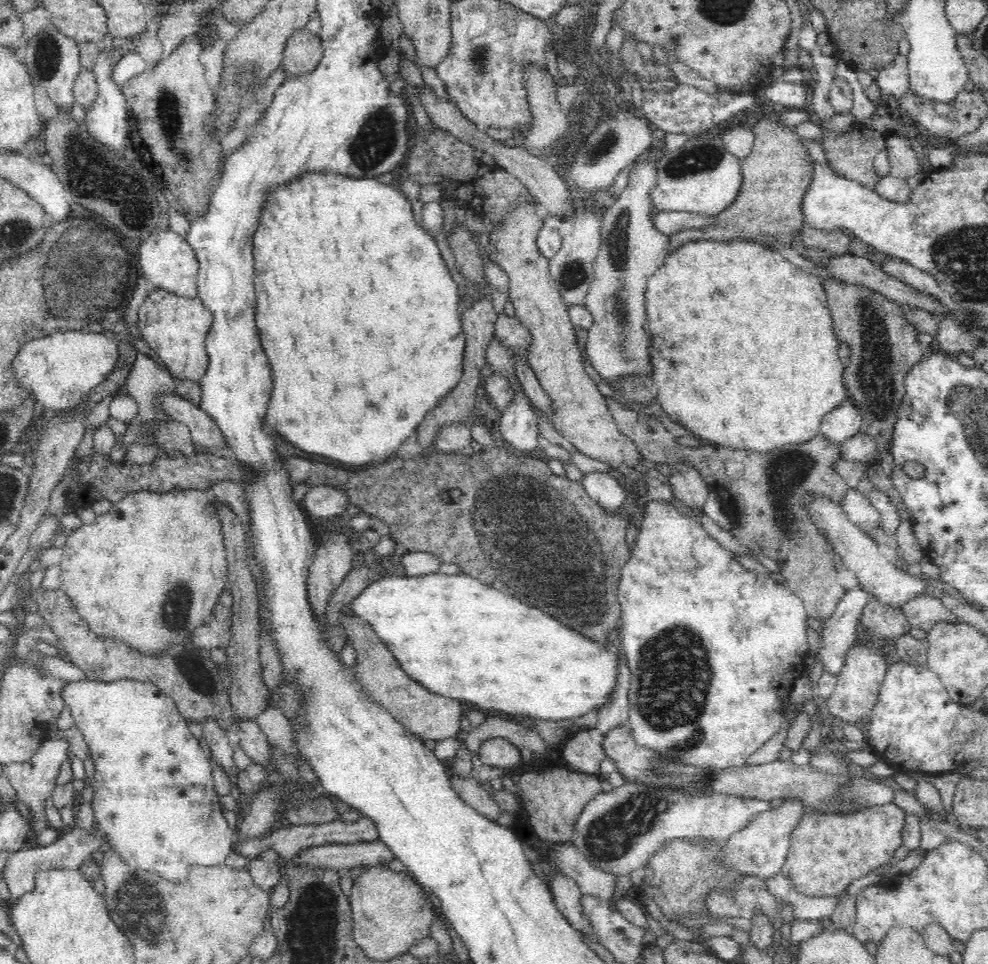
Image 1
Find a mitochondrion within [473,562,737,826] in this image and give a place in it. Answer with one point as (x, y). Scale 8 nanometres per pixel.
(673, 704)

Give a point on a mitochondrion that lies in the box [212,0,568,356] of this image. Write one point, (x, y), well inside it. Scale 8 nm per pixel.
(378, 137)

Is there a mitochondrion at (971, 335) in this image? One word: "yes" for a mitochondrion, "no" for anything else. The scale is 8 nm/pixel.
yes

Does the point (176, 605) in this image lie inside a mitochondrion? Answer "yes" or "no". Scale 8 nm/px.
yes

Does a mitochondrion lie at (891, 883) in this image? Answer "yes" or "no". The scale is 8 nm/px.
no

